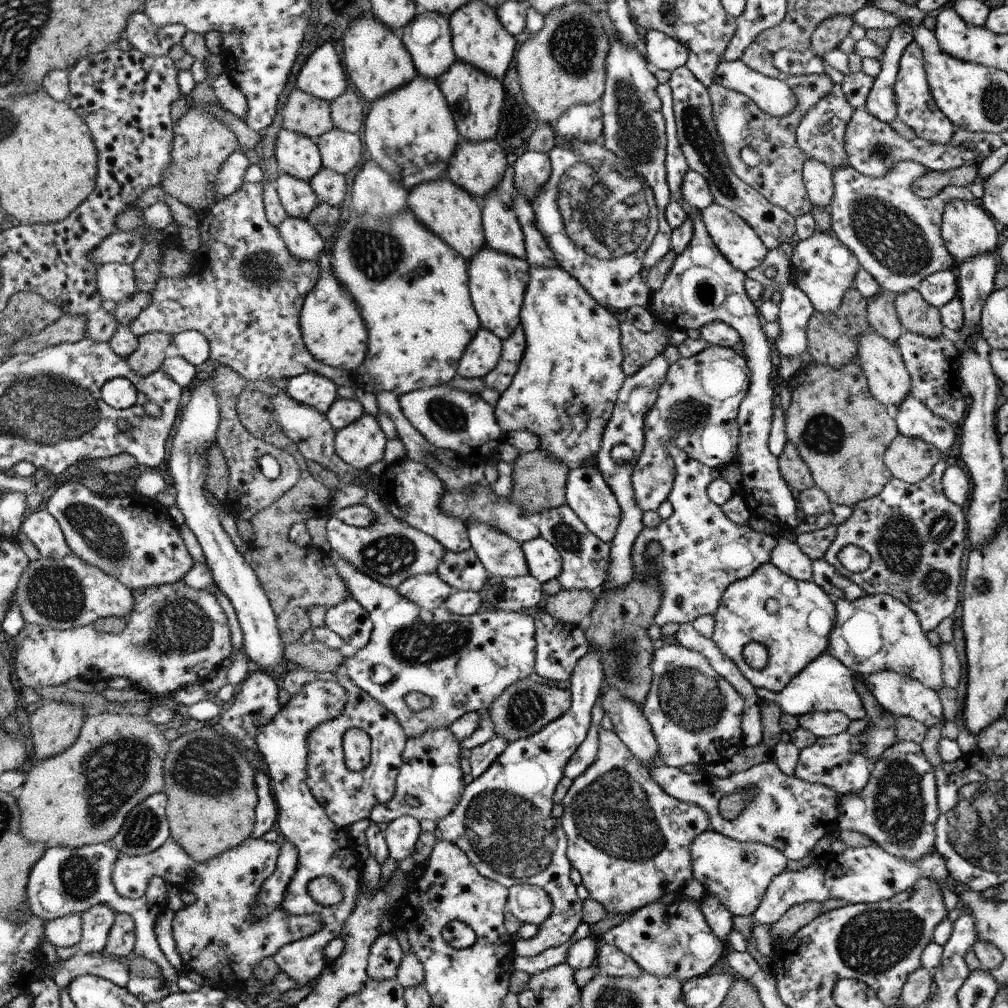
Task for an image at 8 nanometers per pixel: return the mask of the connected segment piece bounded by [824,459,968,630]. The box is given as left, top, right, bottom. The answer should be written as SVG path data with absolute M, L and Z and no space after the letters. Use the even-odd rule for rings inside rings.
M940 459L934 470L926 479L910 484L893 477L879 495L863 500L853 506L854 514L837 526L837 533L824 553L824 558L845 577L855 581L868 595L887 594L903 601L919 617L924 630L934 630L944 618L956 610L958 604L958 586L962 582L962 556L966 552L967 514L959 504L948 500L943 491L942 476L945 474L946 462ZM856 545L871 557L870 566L861 573L850 572L839 560L844 547Z

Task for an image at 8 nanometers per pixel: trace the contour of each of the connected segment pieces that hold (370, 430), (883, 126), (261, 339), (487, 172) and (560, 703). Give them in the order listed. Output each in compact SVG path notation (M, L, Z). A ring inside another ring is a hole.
M362 415L354 423L348 424L347 427L341 428L335 434L335 449L344 462L352 465L357 469L368 470L369 466L384 459L387 446L387 435L383 431L382 426L376 417L370 415Z
M858 108L855 109L852 120L848 122L844 148L848 152L852 168L866 176L880 178L887 175L896 163L902 161L924 165L928 171L949 171L968 164L978 168L992 151L998 150L1002 145L1004 141L999 134L973 133L960 128L955 129L950 142L946 144L925 141L920 137L908 140L900 136L900 133L897 133L889 123L871 115L866 108Z
M244 182L243 186L234 194L228 195L227 198L220 199L218 202L212 204L206 211L200 213L198 227L201 234L200 248L194 252L191 273L182 279L172 279L170 277L161 276L158 279L156 286L150 292L151 301L128 327L132 329L132 332L135 333L137 337L154 331L160 331L172 336L177 335L182 331L201 332L207 337L208 342L211 345L211 359L214 360L214 362L220 362L221 365L233 368L247 381L276 382L276 380L291 379L292 377L304 374L305 372L315 372L328 377L331 381L335 381L336 385L352 386L352 372L349 372L344 368L334 368L330 365L325 365L322 361L316 360L316 357L311 355L307 345L304 344L299 316L302 314L303 304L306 302L308 294L315 290L316 283L319 282L322 269L319 267L317 261L302 260L291 253L286 242L283 240L283 235L279 231L279 228L274 226L267 219L266 204L264 202L264 188L266 188L266 185L264 185L263 182L258 184Z
M460 138L455 154L449 162L446 178L454 184L460 185L463 189L467 189L480 201L484 195L490 194L494 188L499 186L506 174L508 164L510 164L507 160L506 149L495 138L479 143Z
M526 678L512 683L504 690L503 694L491 704L487 713L493 724L494 736L504 737L510 744L540 732L549 722L559 719L570 708L570 705L569 689L541 684L534 682L532 678Z

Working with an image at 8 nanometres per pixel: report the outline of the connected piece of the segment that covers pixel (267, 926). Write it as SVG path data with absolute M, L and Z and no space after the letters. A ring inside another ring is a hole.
M253 838L252 840L247 840L246 843L239 844L238 847L231 848L230 851L224 851L222 855L218 855L214 859L208 859L206 862L197 863L176 841L168 840L168 842L162 844L160 848L153 850L145 855L129 855L119 851L119 858L114 866L114 883L115 888L120 894L128 899L140 899L145 895L146 888L148 886L149 880L154 876L159 876L163 880L168 880L172 886L175 886L178 889L184 890L186 892L195 894L196 902L194 904L188 905L185 909L181 909L175 912L173 920L173 937L177 946L177 951L182 957L184 970L192 970L197 972L202 976L206 985L218 988L224 992L227 992L228 986L234 986L234 982L238 980L244 980L252 974L252 968L266 956L274 956L282 947L290 944L292 941L297 941L315 932L318 932L323 927L323 922L318 915L298 915L294 916L288 914L286 910L282 909L281 906L274 912L270 913L268 916L261 917L260 919L255 918L255 908L258 907L258 902L260 900L260 892L266 883L266 880L270 878L276 870L278 870L278 850L281 850L278 846L278 842L266 842L266 840L260 838Z

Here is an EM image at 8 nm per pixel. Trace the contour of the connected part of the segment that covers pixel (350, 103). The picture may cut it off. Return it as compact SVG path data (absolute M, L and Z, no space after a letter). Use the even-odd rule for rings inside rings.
M351 88L348 92L343 92L332 102L332 120L335 127L344 129L346 132L360 132L364 124L364 106L358 98L358 94Z

